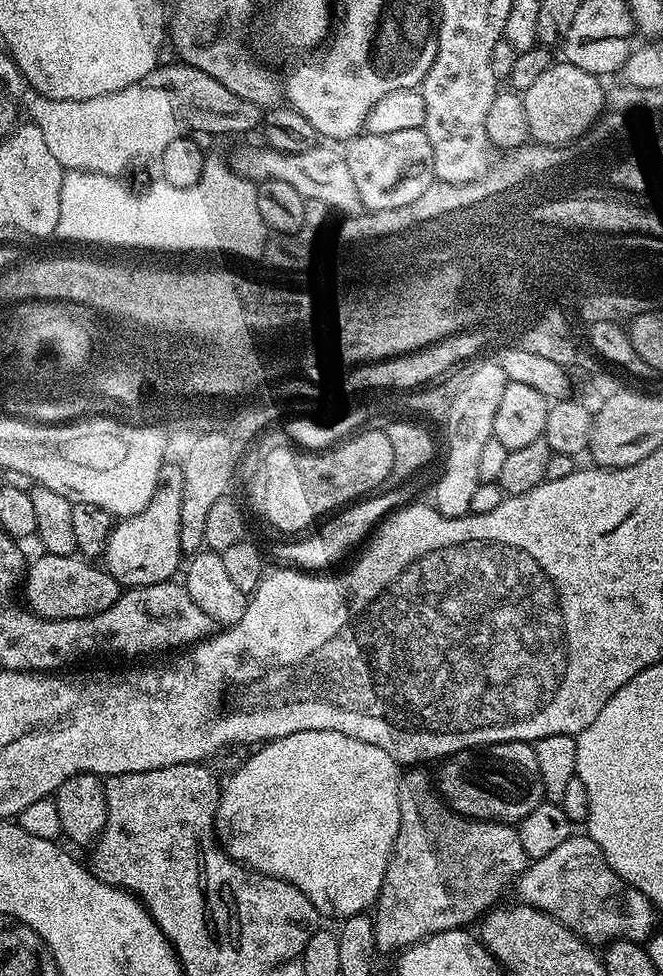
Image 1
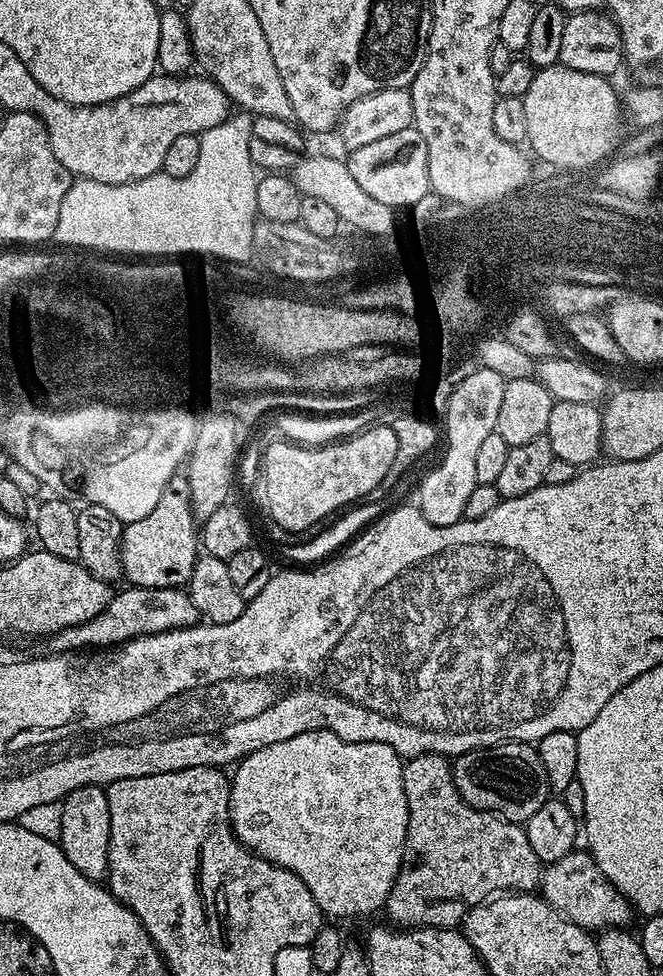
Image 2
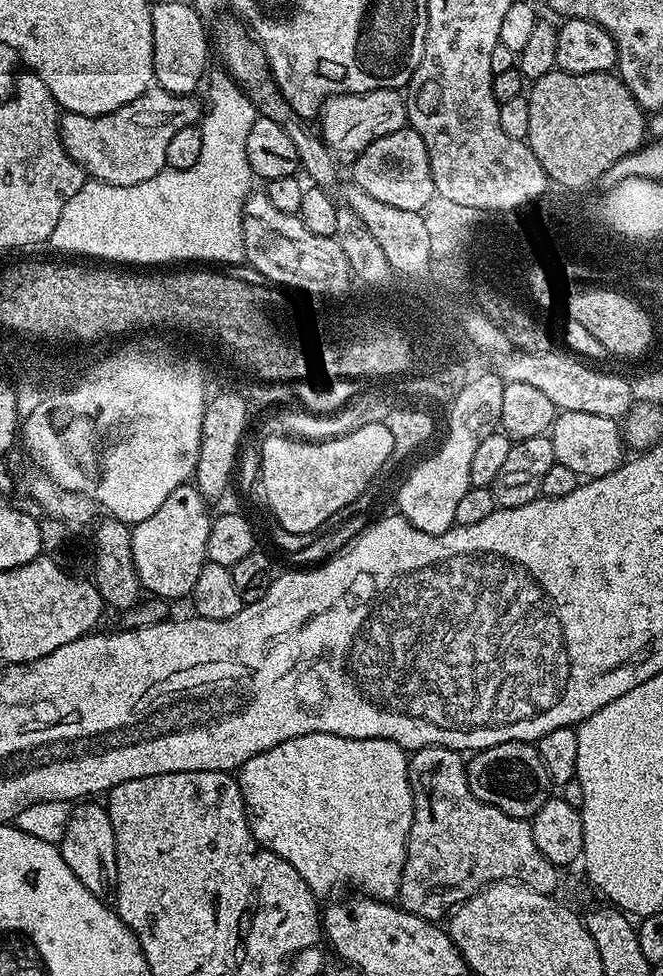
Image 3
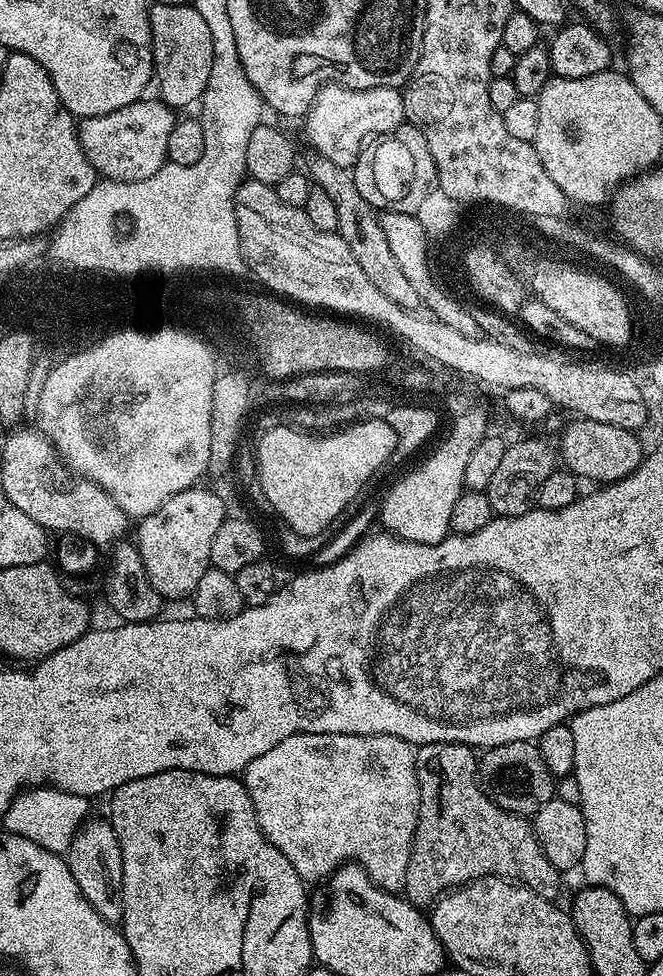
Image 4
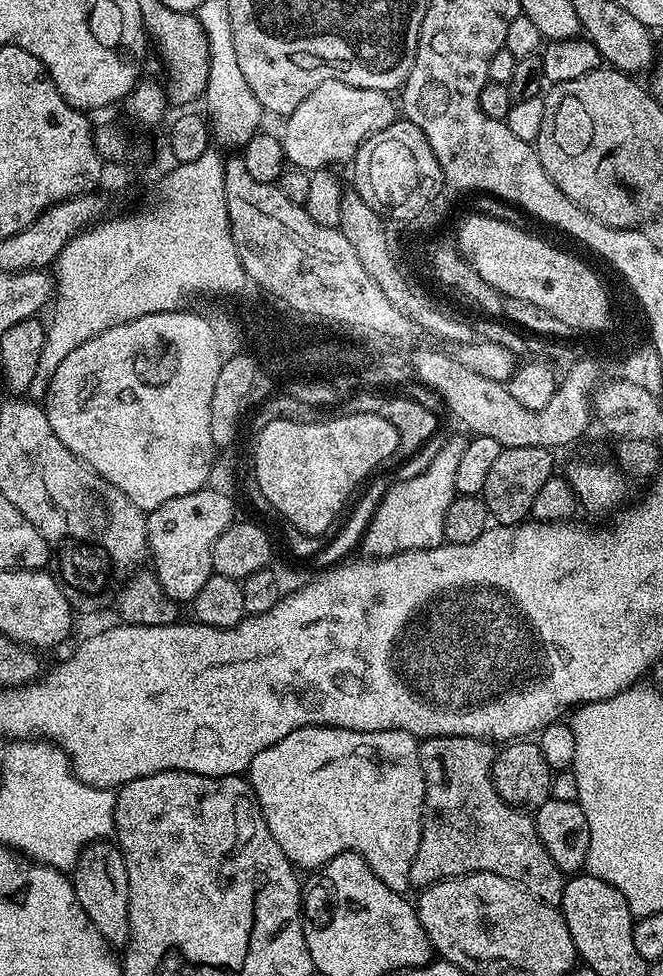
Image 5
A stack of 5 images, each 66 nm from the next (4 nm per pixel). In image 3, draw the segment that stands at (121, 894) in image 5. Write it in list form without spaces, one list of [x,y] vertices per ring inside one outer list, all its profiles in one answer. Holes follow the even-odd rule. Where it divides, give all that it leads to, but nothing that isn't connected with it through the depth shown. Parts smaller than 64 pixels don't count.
[[[80,802],[76,808],[67,813],[66,834],[58,845],[62,858],[66,858],[66,866],[74,870],[78,882],[86,886],[96,896],[104,898],[115,889],[118,878],[118,850],[114,842],[114,826],[110,822],[110,814],[103,803]]]

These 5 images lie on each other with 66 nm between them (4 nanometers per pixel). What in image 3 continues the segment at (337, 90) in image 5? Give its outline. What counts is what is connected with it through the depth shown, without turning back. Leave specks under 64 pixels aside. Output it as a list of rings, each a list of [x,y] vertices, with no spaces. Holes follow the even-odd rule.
[[[379,88],[373,92],[345,92],[343,96],[329,96],[324,101],[318,123],[329,152],[341,165],[351,166],[364,153],[366,146],[386,134],[394,134],[408,124],[408,105],[405,97],[394,88]]]

